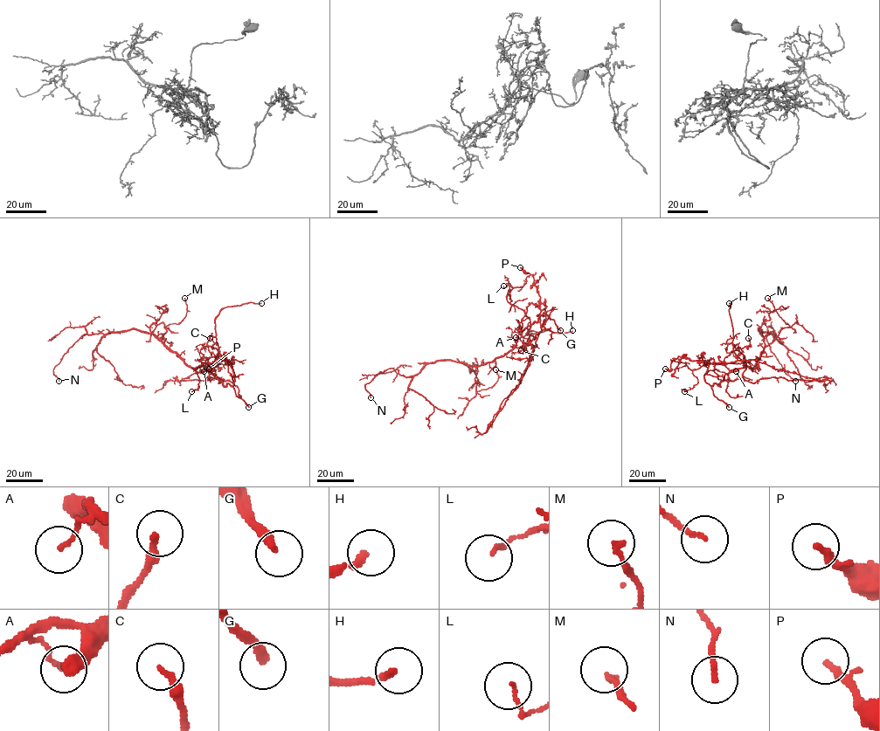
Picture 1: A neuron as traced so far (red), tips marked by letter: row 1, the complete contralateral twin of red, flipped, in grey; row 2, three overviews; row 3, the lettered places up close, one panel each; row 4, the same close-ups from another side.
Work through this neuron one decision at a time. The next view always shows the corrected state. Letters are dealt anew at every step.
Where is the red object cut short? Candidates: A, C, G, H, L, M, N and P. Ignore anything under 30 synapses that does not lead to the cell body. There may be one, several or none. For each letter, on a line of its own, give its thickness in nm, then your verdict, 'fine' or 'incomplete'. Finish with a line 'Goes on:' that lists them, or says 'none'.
A: calibre 140 nm; fine
C: calibre 240 nm; fine
G: calibre 260 nm; incomplete
H: calibre 190 nm; incomplete
L: calibre 100 nm; fine
M: calibre 160 nm; fine
N: calibre 140 nm; fine
P: calibre 160 nm; fine
Goes on: G, H

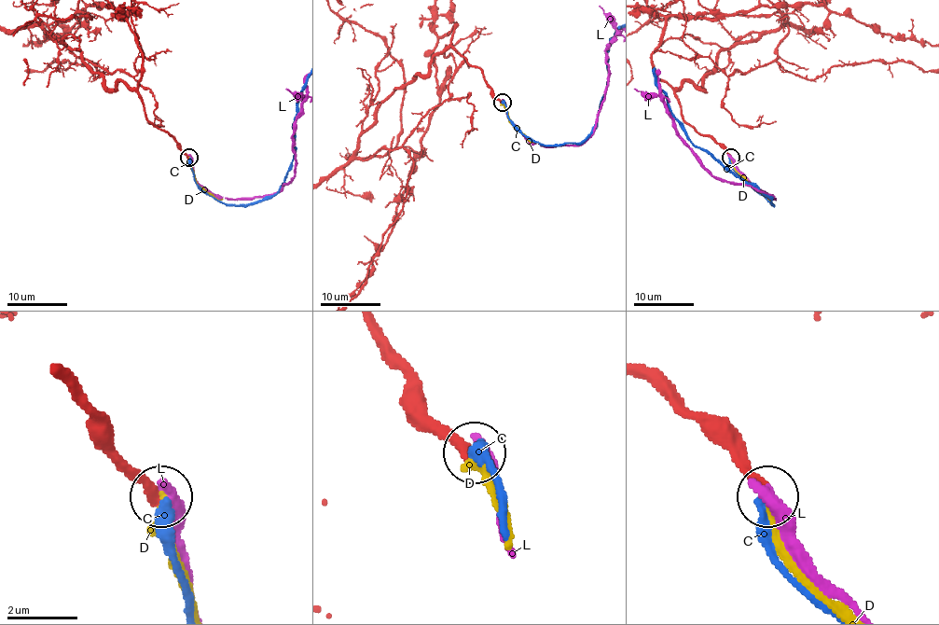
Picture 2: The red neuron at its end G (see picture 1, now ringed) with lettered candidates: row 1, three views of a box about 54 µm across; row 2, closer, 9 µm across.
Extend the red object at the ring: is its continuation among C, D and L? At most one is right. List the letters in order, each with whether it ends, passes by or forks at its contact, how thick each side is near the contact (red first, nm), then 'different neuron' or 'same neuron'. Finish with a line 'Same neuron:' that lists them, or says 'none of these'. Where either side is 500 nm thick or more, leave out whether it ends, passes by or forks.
C: it ends | 280/360 nm | different neuron
D: it ends | 320/280 nm | same neuron
L: it ends | 320/440 nm | different neuron
Same neuron: D

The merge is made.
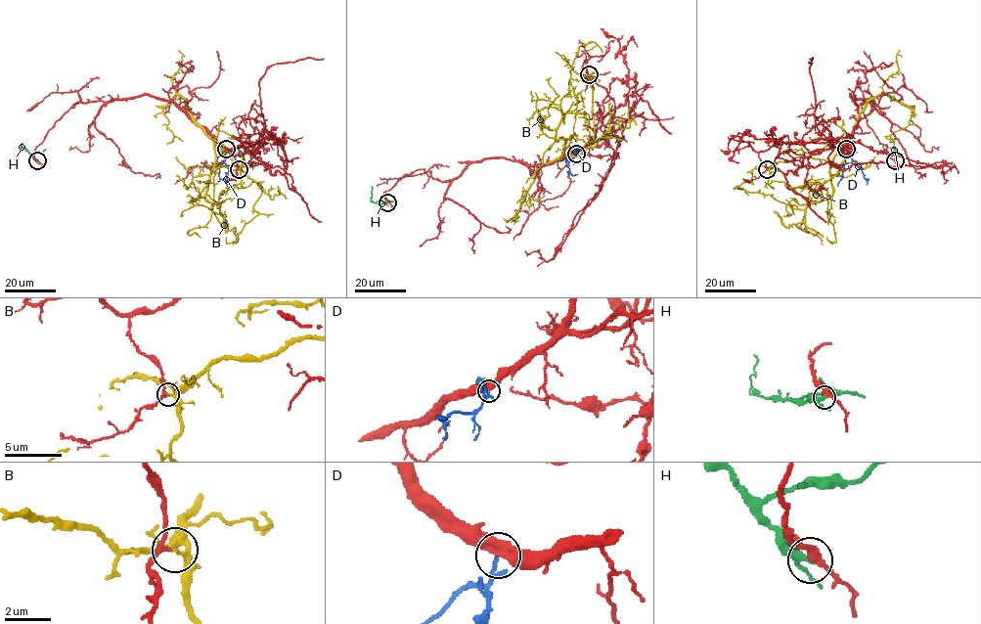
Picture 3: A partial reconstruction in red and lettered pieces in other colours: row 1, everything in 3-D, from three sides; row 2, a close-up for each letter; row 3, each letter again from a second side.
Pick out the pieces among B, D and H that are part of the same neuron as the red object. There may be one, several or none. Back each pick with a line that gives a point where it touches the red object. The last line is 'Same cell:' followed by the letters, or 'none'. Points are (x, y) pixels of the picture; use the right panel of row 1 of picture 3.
D: Touches red at (846, 149)
Same cell: D

